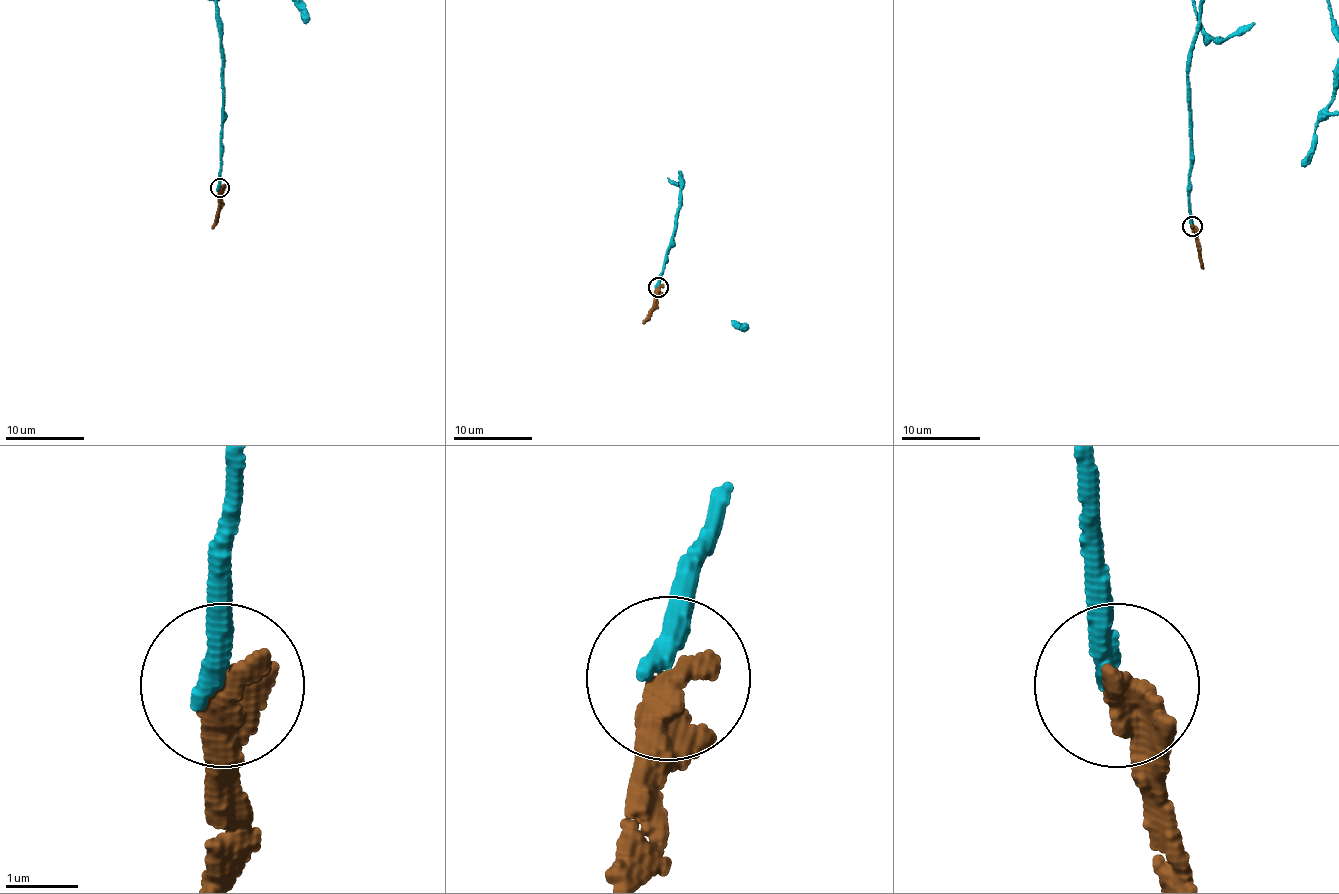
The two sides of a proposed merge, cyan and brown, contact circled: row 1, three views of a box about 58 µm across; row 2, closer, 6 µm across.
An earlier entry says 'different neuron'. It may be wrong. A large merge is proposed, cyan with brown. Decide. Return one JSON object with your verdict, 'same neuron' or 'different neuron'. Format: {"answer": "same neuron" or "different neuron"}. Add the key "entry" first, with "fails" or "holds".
{"entry": "holds", "answer": "different neuron"}

